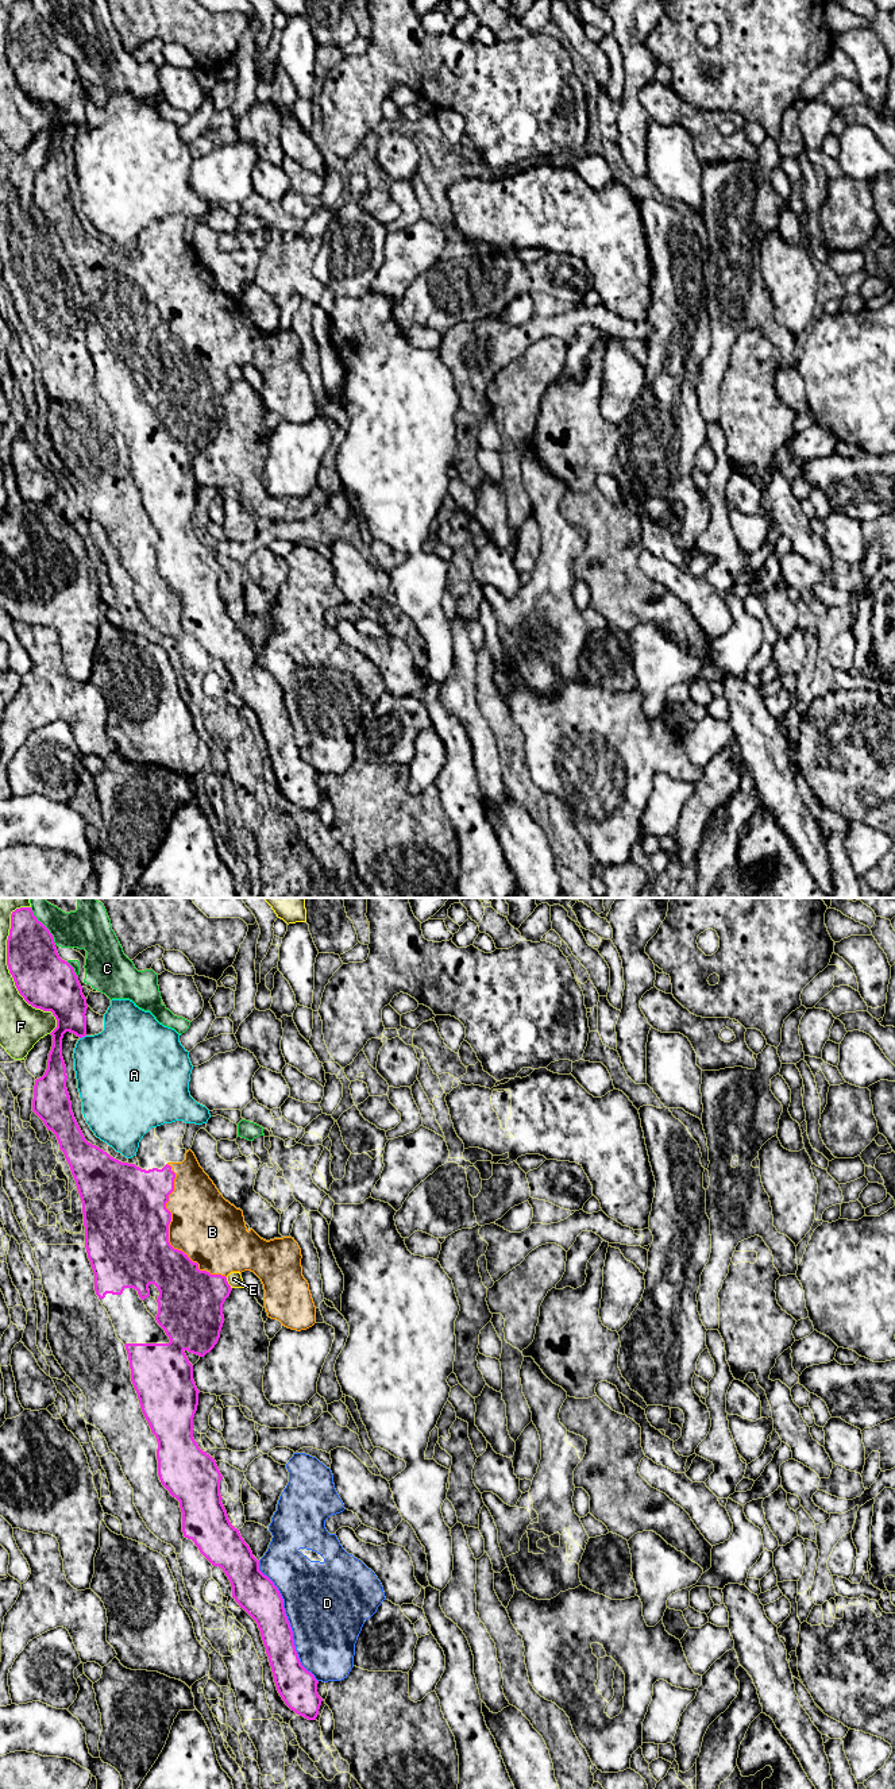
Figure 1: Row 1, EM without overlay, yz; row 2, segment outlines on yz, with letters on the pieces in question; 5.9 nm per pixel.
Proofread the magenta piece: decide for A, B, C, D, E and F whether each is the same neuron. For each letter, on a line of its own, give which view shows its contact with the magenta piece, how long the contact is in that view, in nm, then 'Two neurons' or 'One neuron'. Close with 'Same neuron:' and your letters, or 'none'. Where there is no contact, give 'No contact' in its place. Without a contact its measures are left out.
A: Touches magenta in yz. Shared border 50 nm. Two neurons
B: Touches magenta in yz. Shared border 700 nm. One neuron
C: Touches magenta in yz. Shared border 280 nm. Two neurons
D: Touches magenta in yz. Shared border 800 nm. Two neurons
E: Touches magenta in yz. Shared border 80 nm. Two neurons
F: Touches magenta in yz. Shared border 800 nm. Two neurons
Same neuron: B

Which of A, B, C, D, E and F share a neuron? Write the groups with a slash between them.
A / B / C / D / E / F

